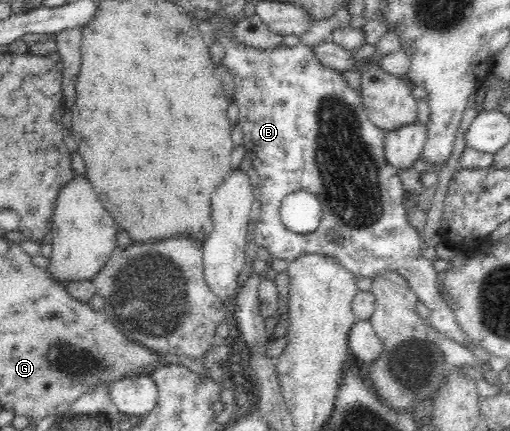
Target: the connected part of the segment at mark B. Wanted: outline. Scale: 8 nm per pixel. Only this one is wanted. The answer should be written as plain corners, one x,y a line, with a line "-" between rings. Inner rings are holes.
224,17
219,21
204,19
196,25
207,43
218,42
224,48
221,64
234,77
238,125
243,131
243,145
253,160
259,178
260,198
257,200
260,202
260,218
252,224
252,242
267,248
272,259
289,263
299,256
312,253
338,259
354,277
376,279
383,271
396,271
406,278
418,301
430,309
430,325
438,333
468,350
475,348
476,345
458,326
454,314
438,291
437,273
430,260
421,253
418,231
406,219
403,203
405,190
398,170
386,161
386,133
372,124
359,93
346,83
342,73
324,66
313,49
303,43
291,47
280,45
275,49
257,49
244,45
234,37
236,24
234,18
-
298,190
314,194
321,202
323,217
313,233
298,234
285,230
279,215
284,197

